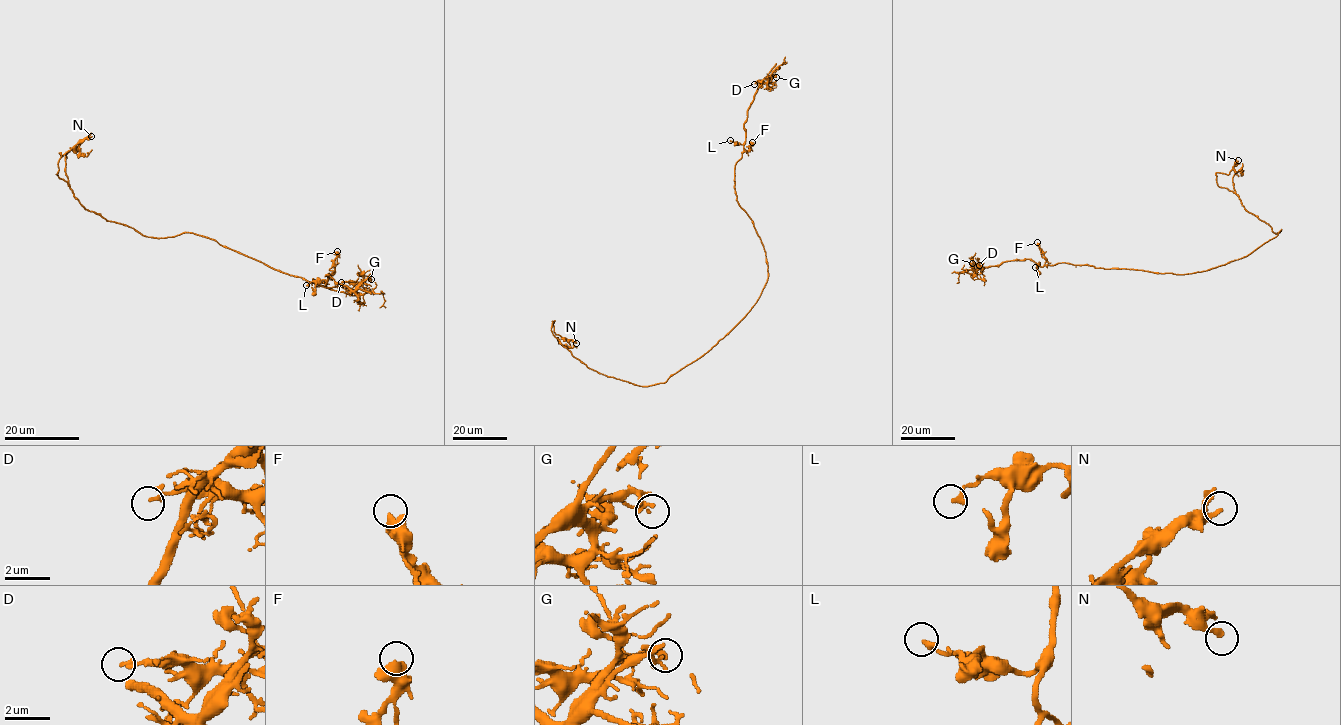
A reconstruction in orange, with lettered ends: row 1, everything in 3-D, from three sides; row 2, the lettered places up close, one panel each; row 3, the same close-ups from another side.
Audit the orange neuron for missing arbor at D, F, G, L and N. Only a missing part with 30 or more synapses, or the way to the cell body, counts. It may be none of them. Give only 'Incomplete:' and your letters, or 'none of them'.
Incomplete: none of them

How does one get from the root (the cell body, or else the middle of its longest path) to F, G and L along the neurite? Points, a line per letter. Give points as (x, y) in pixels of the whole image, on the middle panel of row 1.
F: (740, 321), (756, 302), (768, 277), (763, 244), (752, 220), (740, 205), (734, 187), (735, 164), (752, 142)
G: (740, 321), (768, 269), (753, 222), (736, 199), (734, 166), (757, 87), (776, 77)
L: (740, 321), (760, 295), (768, 269), (753, 222), (736, 199), (734, 166), (744, 144), (730, 140)

